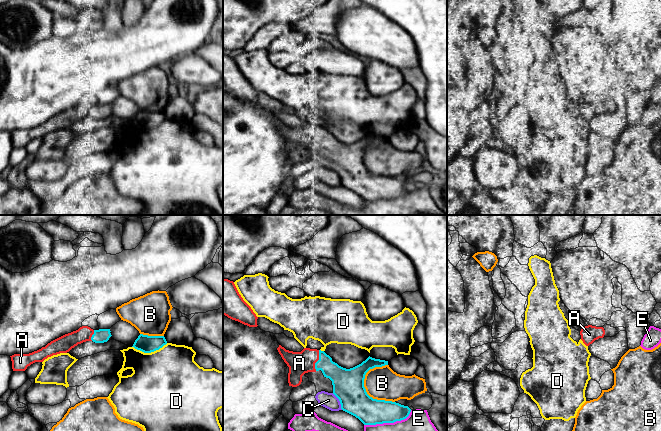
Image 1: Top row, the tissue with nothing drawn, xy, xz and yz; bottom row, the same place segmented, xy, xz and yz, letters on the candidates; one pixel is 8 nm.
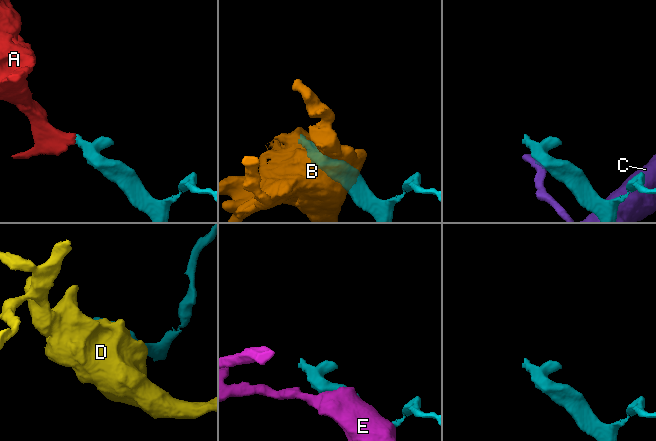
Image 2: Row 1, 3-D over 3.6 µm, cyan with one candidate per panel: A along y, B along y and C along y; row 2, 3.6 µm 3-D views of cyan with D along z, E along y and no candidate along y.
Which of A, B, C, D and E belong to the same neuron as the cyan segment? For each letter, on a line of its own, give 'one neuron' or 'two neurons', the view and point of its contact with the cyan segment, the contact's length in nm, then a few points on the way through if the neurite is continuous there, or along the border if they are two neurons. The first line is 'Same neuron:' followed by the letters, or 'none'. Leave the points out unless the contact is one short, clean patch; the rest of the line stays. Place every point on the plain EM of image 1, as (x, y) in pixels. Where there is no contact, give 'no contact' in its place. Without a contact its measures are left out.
Same neuron: A
A: one neuron; meets cyan in xz at (318, 136); contact 170 nm long
B: two neurons; meets cyan in xz at (367, 170); contact 340 nm long
C: two neurons; meets cyan in xz at (339, 176); contact 160 nm long
D: two neurons; meets cyan in xy at (149, 128); contact 280 nm long
E: two neurons; meets cyan in xz at (388, 198); contact 400 nm long

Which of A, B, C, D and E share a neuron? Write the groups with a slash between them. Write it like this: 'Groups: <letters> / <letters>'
Groups: A / B / C / D / E

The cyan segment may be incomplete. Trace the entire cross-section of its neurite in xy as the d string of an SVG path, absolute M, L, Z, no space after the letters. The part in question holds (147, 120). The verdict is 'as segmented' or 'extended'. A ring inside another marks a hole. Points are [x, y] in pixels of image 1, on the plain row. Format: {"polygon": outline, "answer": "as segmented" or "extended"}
{"polygon": "M140 110L132 123L144 129L151 129L159 126L166 120L167 117L164 112L148 112Z", "answer": "as segmented"}

